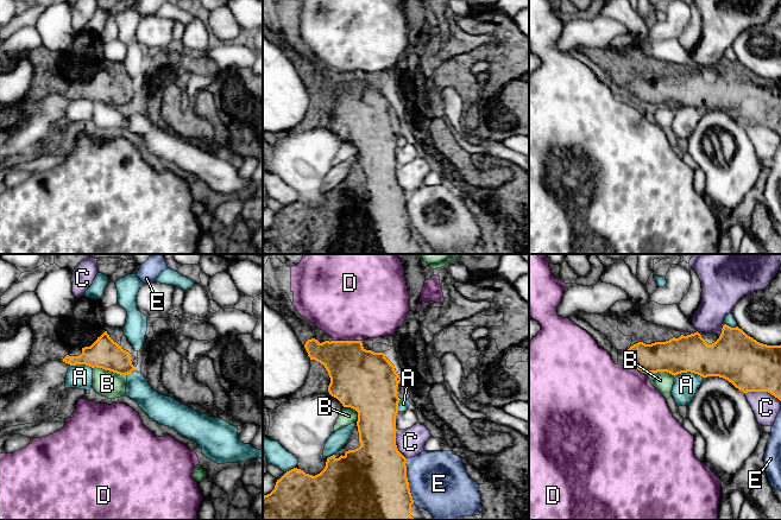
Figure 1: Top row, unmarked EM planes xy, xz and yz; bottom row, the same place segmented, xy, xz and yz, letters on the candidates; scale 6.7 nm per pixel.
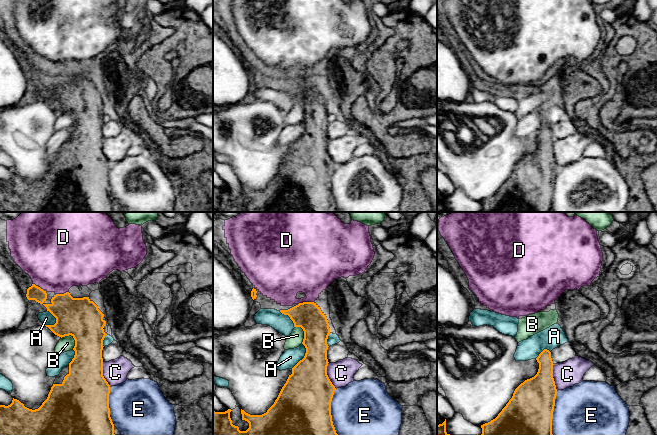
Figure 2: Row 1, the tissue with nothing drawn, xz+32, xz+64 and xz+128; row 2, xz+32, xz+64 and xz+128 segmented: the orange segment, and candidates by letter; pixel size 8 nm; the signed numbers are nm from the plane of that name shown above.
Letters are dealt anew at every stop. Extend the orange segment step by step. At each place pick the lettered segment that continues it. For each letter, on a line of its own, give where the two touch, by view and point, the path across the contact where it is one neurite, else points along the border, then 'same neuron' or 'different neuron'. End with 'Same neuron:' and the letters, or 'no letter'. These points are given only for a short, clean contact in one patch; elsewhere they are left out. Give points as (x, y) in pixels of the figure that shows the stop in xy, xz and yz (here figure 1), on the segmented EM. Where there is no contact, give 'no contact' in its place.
A: yz (688, 371) | different neuron
B: xy (109, 371) | along xy (93, 367), (126, 375) | different neuron
C: yz (763, 391) | different neuron
D: xz (347, 341) | different neuron
E: xz (407, 481) | different neuron
Same neuron: no letter

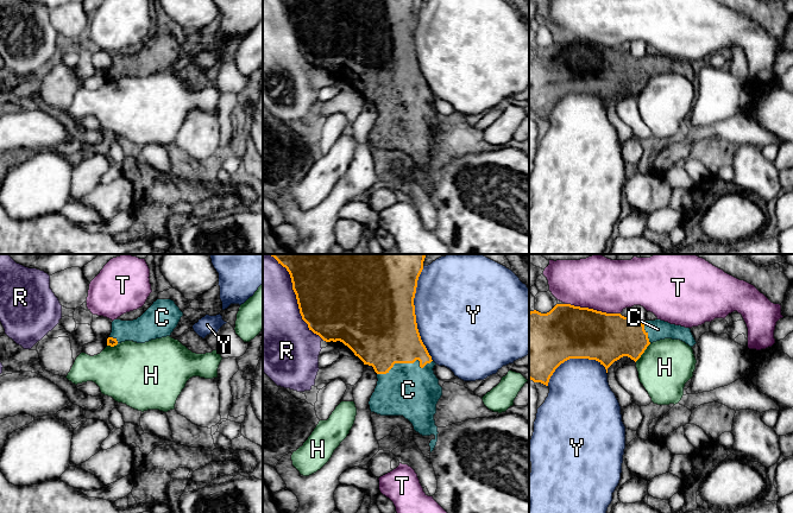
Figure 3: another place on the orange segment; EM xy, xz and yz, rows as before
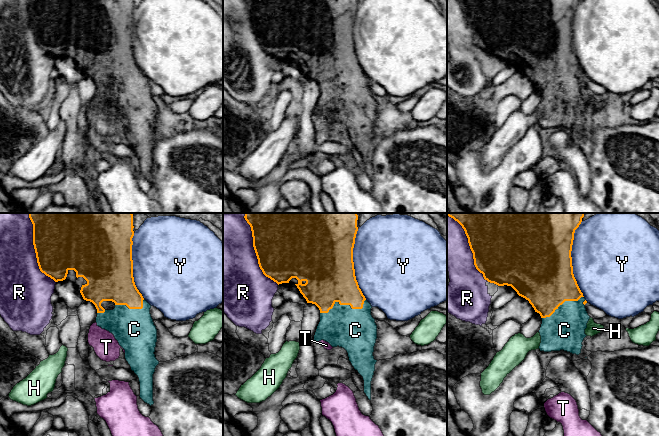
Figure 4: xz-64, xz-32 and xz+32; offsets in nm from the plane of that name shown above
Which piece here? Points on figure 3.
C: xz (406, 362) | same neuron
H: yz (643, 352) | along yz (650, 343), (635, 361) | different neuron
R: xz (295, 293) | different neuron
T: yz (592, 309) | different neuron
Y: xz (414, 314) | different neuron
Same neuron: C

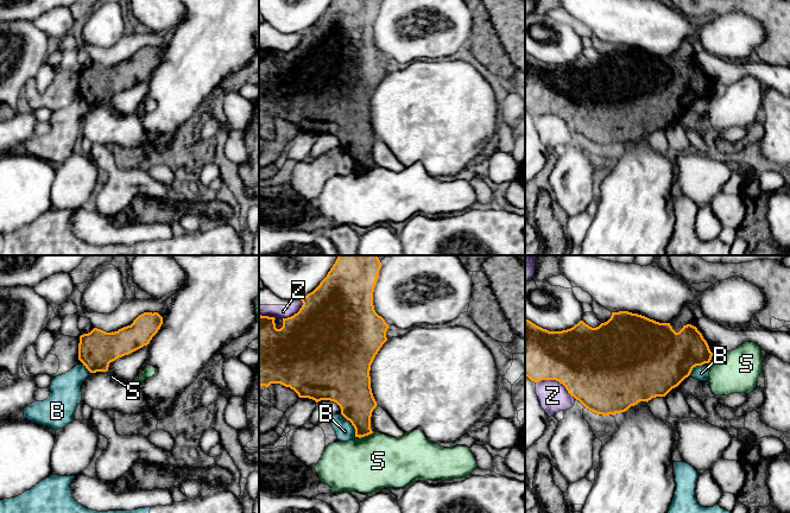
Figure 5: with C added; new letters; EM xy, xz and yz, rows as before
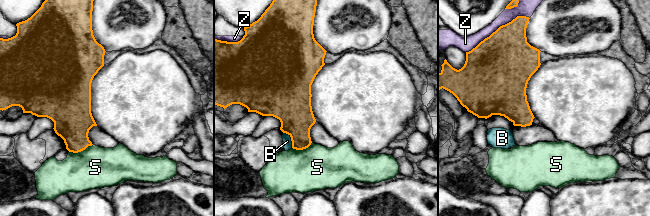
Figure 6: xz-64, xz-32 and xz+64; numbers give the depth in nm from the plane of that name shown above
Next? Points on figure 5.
B: xz (352, 424) | along xz (340, 413), (351, 423), (355, 436) | different neuron
S: xz (364, 436) | different neuron
Z: yz (556, 380) | different neuron
Same neuron: no letter

